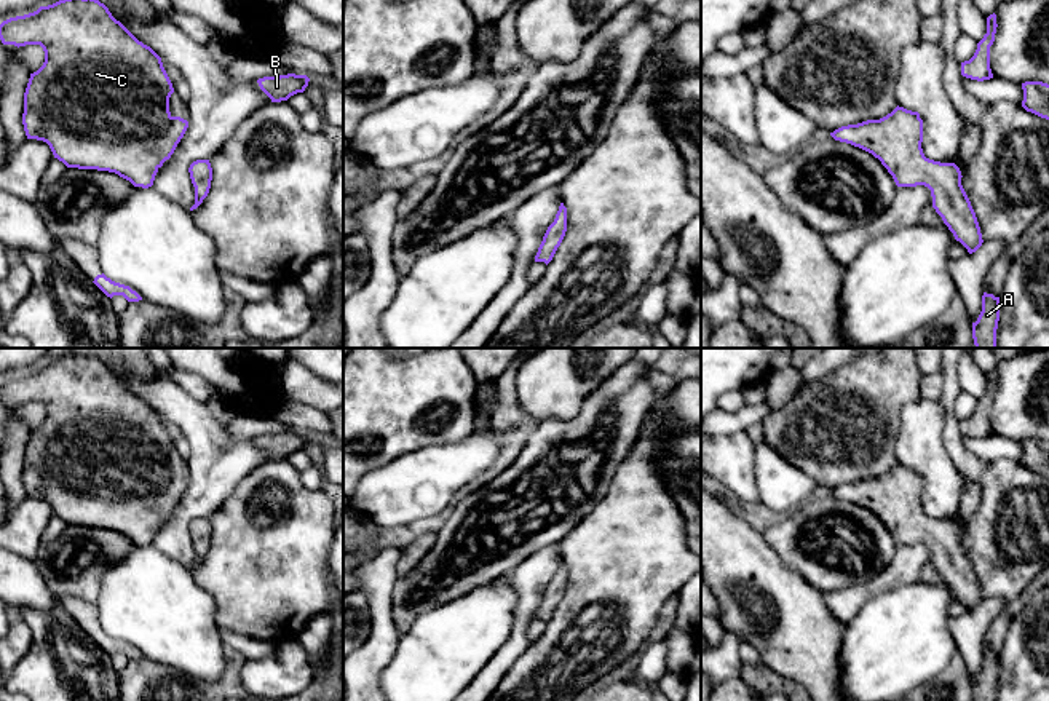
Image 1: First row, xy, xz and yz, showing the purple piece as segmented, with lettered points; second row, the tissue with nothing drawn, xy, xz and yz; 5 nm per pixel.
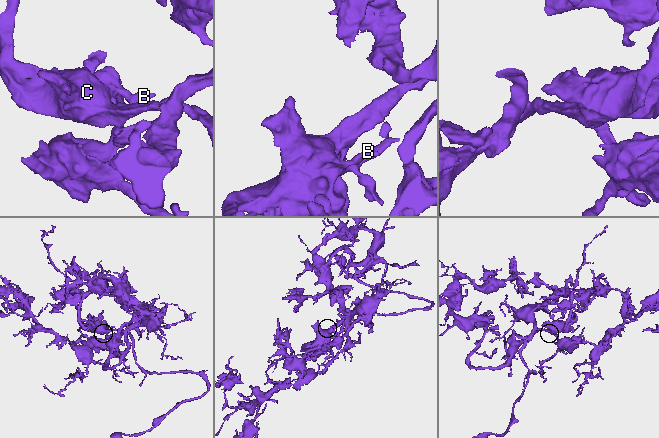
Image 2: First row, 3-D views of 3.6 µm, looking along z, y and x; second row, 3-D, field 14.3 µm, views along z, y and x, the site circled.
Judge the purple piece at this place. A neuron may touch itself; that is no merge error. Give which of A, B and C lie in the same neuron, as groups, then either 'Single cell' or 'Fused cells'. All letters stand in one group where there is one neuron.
Groups: A B C. Single cell

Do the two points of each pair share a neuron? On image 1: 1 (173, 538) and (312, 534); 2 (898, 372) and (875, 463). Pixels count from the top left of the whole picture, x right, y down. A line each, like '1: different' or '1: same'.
1: different
2: same

